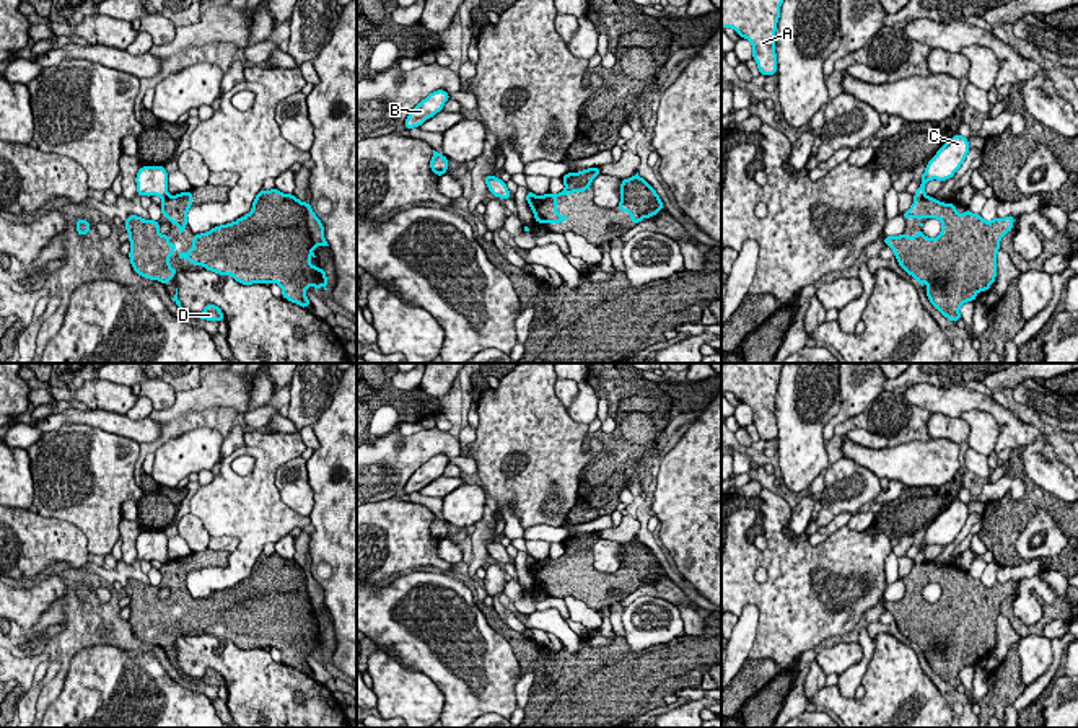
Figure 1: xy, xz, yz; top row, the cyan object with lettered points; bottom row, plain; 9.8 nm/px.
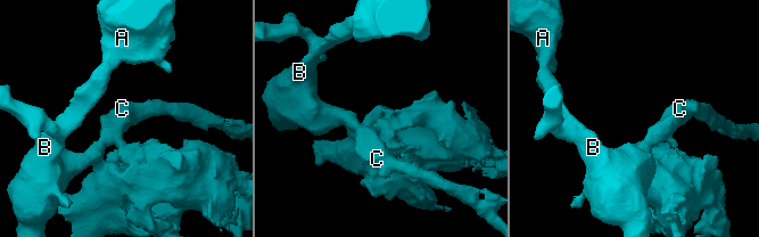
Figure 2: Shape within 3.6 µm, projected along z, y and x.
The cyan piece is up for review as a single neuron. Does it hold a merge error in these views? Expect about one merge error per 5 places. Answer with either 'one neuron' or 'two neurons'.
two neurons

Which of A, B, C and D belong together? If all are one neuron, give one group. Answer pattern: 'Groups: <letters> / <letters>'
Groups: A B C / D

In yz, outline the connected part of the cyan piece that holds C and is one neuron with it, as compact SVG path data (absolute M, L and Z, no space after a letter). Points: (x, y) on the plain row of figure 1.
M956 498L951 505L948 505L936 520L928 526L925 537L922 539L920 552L914 557L914 562L920 565L925 560L925 549L931 544L948 546L954 541L954 537L964 528L969 518L969 505L961 498Z

